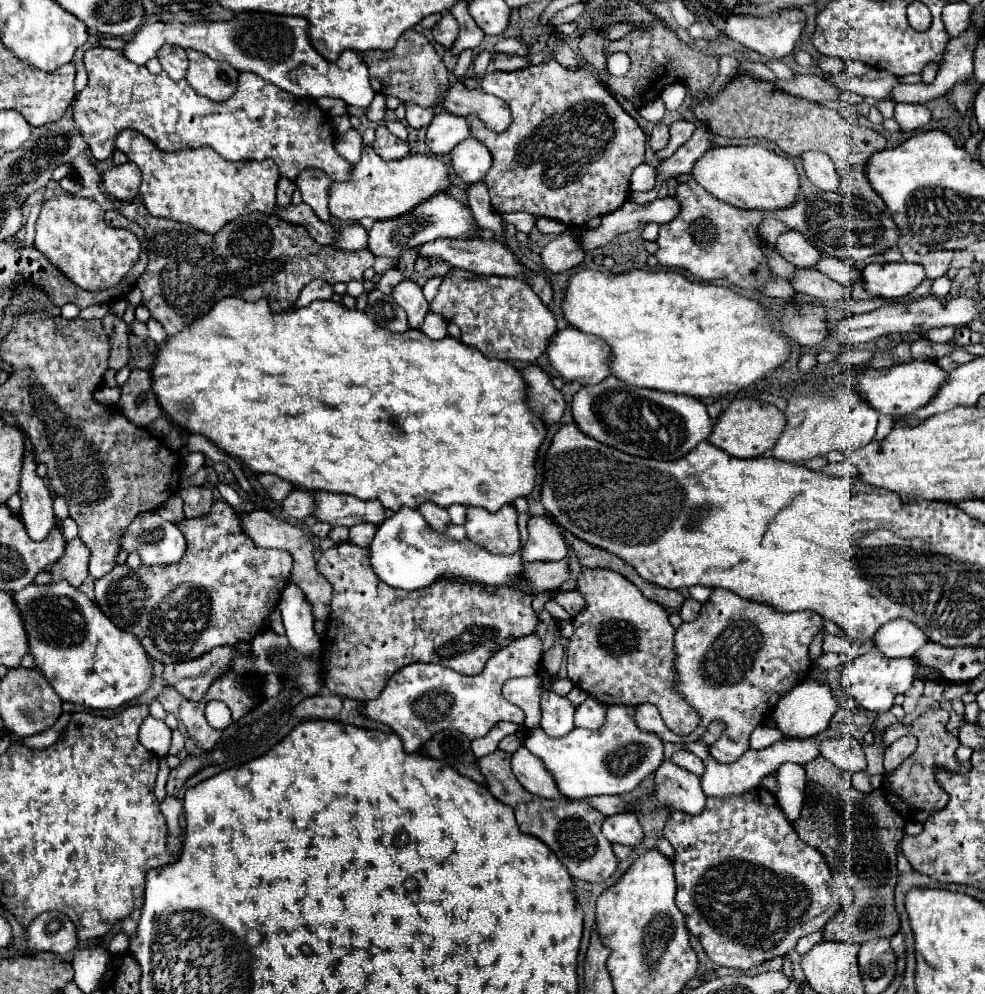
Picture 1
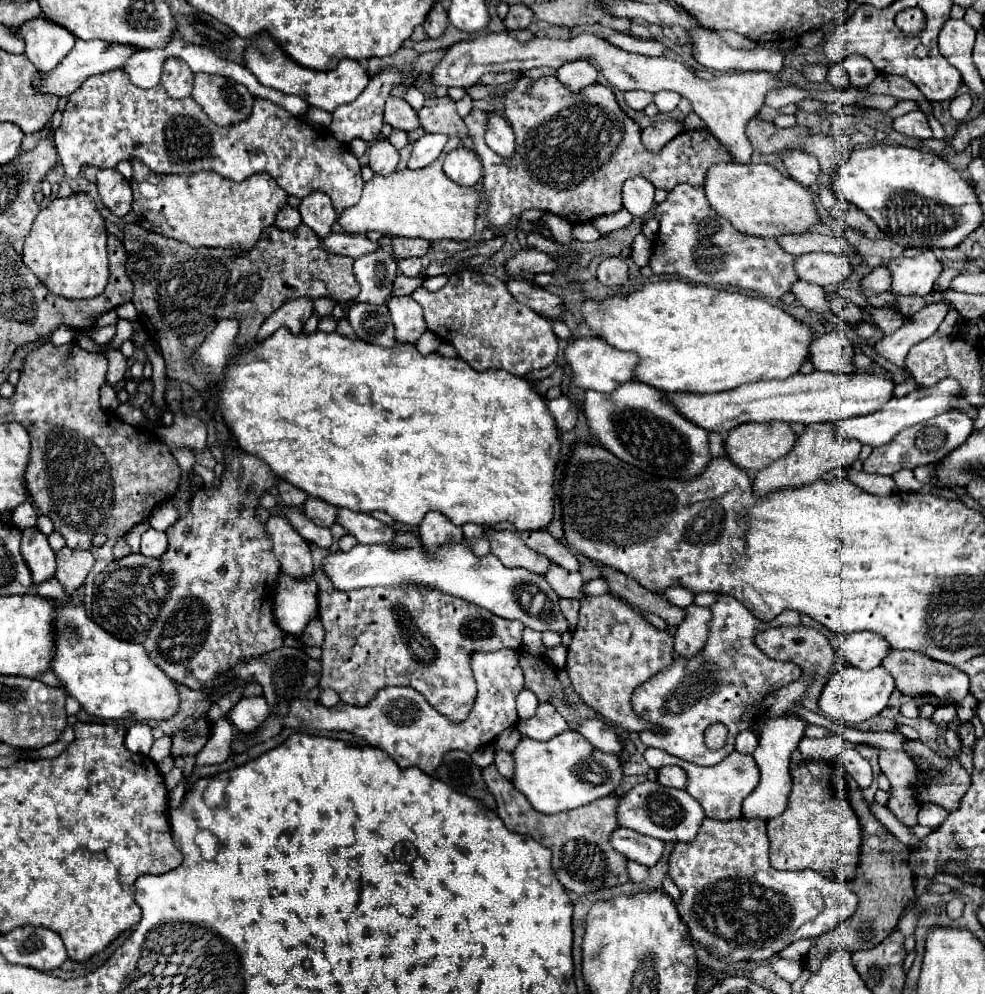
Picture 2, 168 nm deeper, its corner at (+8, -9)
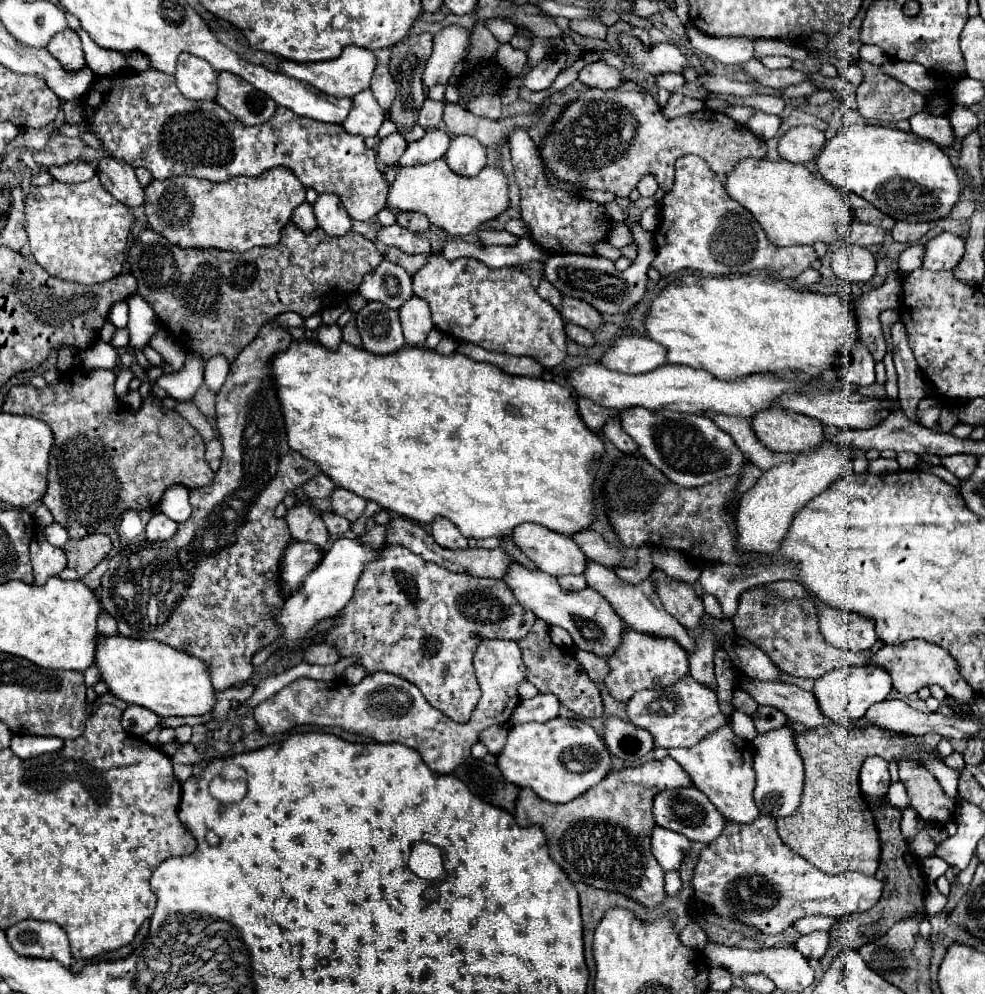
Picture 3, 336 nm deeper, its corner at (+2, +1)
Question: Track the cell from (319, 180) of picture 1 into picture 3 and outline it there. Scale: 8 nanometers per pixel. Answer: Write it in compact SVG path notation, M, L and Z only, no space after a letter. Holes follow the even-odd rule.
M322 194L318 196L314 204L314 216L318 220L318 226L328 236L344 236L350 232L350 216L346 208L342 208L342 202L334 194Z

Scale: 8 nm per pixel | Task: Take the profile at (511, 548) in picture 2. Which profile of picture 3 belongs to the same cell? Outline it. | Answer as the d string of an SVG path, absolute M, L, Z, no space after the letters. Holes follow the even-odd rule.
M524 522L514 530L514 544L526 554L542 572L552 576L582 574L588 558L580 546L564 534L558 534L546 526Z

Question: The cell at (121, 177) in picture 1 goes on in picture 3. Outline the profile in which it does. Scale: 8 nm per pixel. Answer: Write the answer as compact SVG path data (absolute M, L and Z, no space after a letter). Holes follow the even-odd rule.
M112 156L102 158L96 166L96 176L102 186L122 204L130 208L144 204L144 188L140 186L134 168L124 160L114 160Z

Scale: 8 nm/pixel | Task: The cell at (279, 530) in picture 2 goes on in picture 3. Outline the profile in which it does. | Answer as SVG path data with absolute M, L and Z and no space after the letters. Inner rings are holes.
M294 506L292 510L288 510L286 522L290 526L290 534L294 540L298 542L316 542L322 546L326 546L330 534L328 528L320 516L318 510L314 510L312 506Z

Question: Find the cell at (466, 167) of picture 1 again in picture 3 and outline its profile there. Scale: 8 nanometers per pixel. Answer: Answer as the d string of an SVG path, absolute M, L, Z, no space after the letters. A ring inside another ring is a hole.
M454 136L444 156L450 170L462 176L476 176L486 166L486 148L470 136Z

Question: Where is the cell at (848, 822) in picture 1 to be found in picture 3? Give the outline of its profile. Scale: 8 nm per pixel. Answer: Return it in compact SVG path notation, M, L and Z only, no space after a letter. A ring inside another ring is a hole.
M888 802L880 804L878 808L872 808L874 818L876 818L876 828L878 828L878 836L882 842L882 864L878 868L878 878L886 882L882 900L860 914L850 914L844 916L840 920L834 922L834 926L830 928L830 948L826 950L826 956L820 958L820 964L824 970L830 968L832 958L848 948L860 948L866 942L874 942L878 938L882 938L896 922L906 920L914 914L922 914L926 916L926 908L924 908L924 888L926 888L926 880L922 878L922 870L918 868L916 856L910 856L908 852L908 842L904 840L902 832L900 832L900 820L902 820L902 812L898 808L892 808Z

